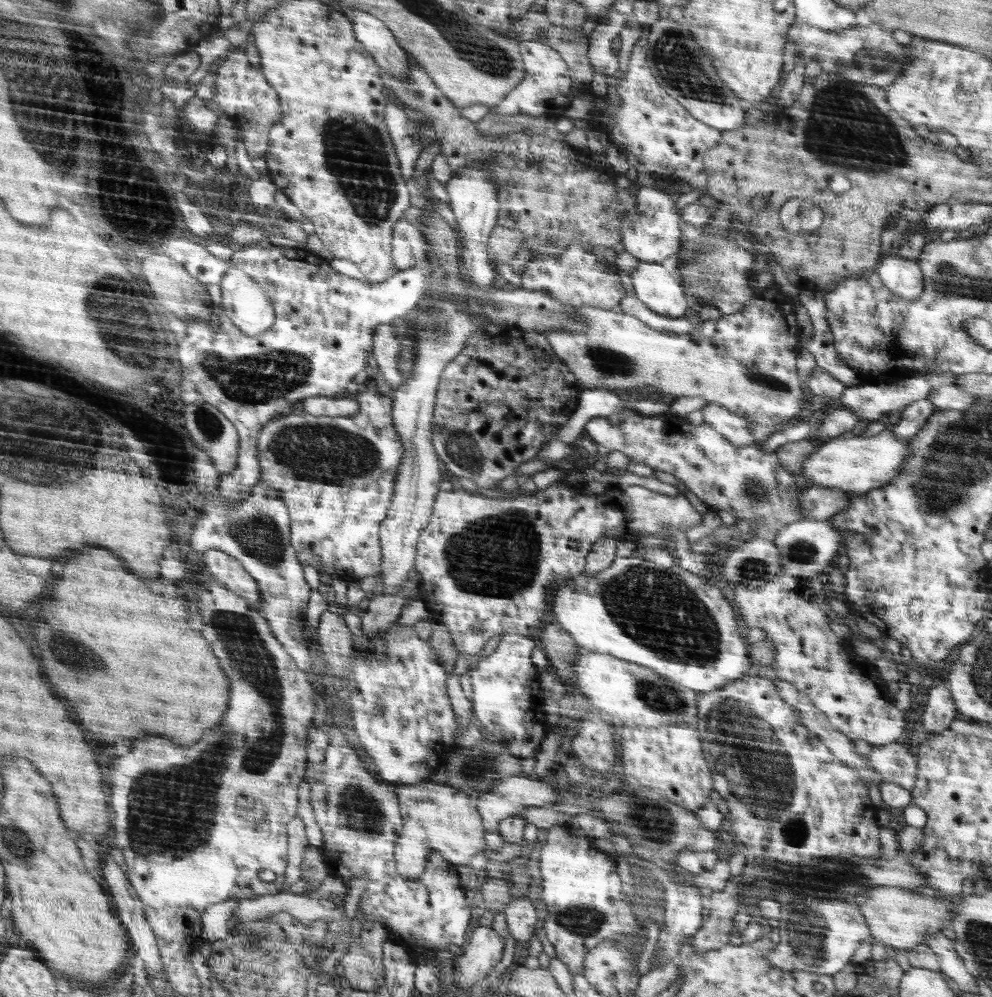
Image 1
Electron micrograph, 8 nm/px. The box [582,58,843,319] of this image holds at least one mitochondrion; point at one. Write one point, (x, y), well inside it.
(699, 256)

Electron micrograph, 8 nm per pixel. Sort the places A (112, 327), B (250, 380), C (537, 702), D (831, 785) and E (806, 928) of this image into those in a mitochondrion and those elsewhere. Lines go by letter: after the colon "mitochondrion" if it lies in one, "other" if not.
A: mitochondrion
B: mitochondrion
C: other
D: other
E: mitochondrion

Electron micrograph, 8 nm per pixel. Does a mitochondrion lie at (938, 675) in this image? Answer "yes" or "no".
no

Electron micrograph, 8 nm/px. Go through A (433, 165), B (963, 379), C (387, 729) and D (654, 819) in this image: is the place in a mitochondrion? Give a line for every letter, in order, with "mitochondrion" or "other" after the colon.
A: other
B: other
C: other
D: mitochondrion

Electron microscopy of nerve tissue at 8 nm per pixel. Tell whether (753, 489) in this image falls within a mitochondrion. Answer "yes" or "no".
yes

